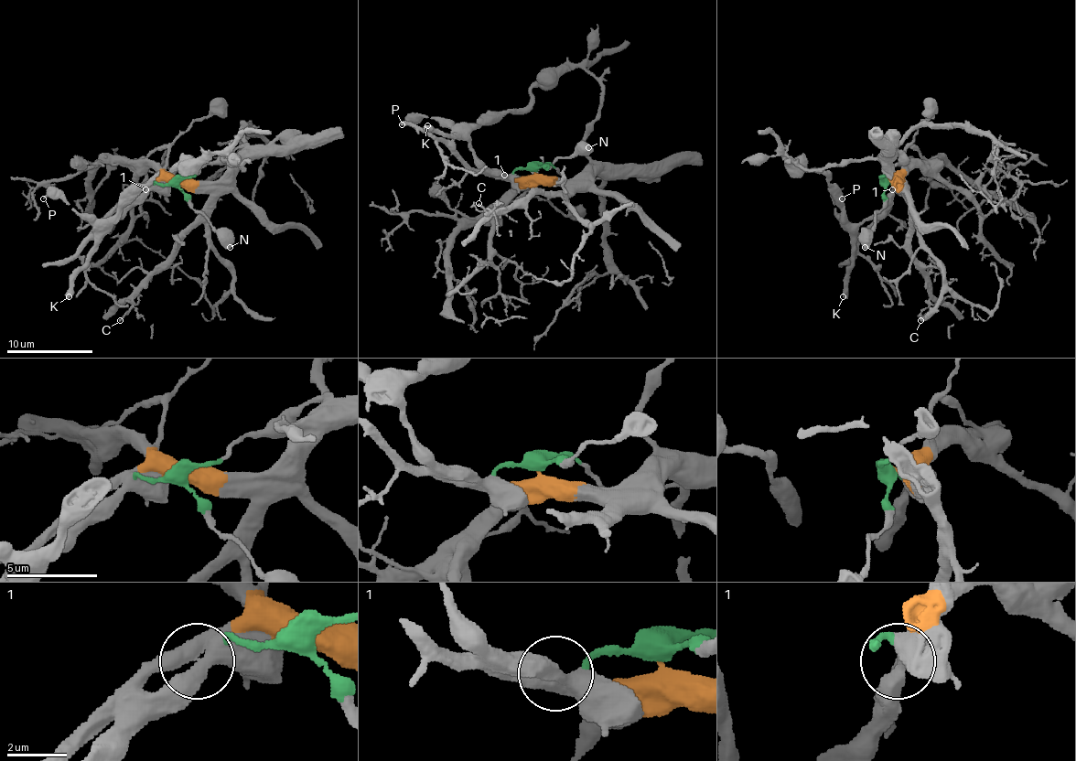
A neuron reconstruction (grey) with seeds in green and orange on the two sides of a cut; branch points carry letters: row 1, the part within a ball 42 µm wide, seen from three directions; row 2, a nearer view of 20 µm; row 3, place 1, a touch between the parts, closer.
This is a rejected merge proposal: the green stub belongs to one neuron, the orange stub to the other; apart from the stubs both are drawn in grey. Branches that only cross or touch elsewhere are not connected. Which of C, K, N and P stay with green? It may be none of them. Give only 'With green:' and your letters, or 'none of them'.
With green: K, N, P

